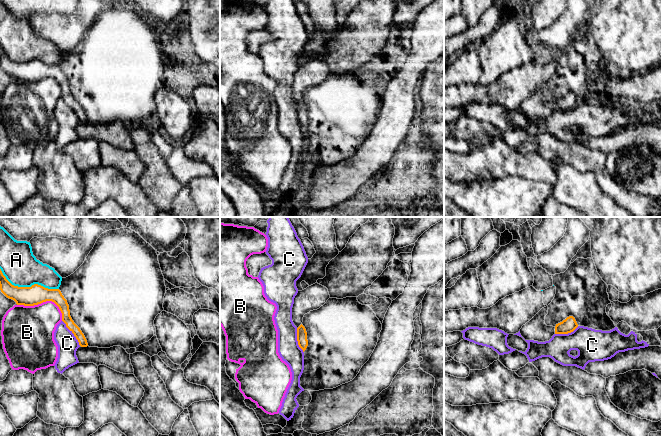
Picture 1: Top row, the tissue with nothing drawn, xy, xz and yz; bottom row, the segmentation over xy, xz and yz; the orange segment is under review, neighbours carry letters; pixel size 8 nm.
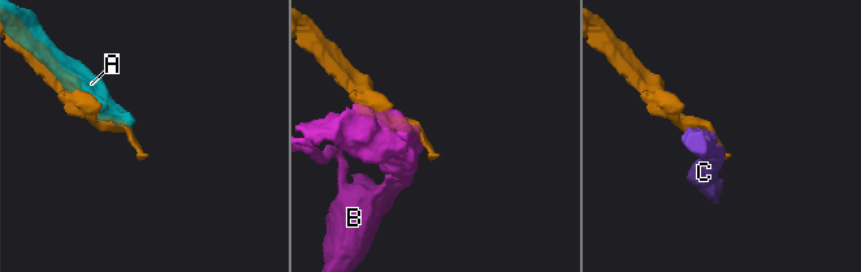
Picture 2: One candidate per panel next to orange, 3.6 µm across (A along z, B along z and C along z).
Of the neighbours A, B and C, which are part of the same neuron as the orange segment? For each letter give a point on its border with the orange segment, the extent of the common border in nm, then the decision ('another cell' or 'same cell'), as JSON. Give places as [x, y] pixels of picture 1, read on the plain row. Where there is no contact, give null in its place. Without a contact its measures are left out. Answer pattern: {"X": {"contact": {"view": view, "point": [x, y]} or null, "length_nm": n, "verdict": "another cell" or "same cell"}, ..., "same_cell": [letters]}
{"A": {"contact": {"view": "xy", "point": [27, 63]}, "length_nm": 500, "verdict": "another cell"}, "B": {"contact": {"view": "xy", "point": [44, 77]}, "length_nm": 400, "verdict": "another cell"}, "C": {"contact": {"view": "xy", "point": [72, 108]}, "length_nm": 260, "verdict": "another cell"}, "same_cell": []}

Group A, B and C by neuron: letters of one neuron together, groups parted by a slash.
A / B / C

